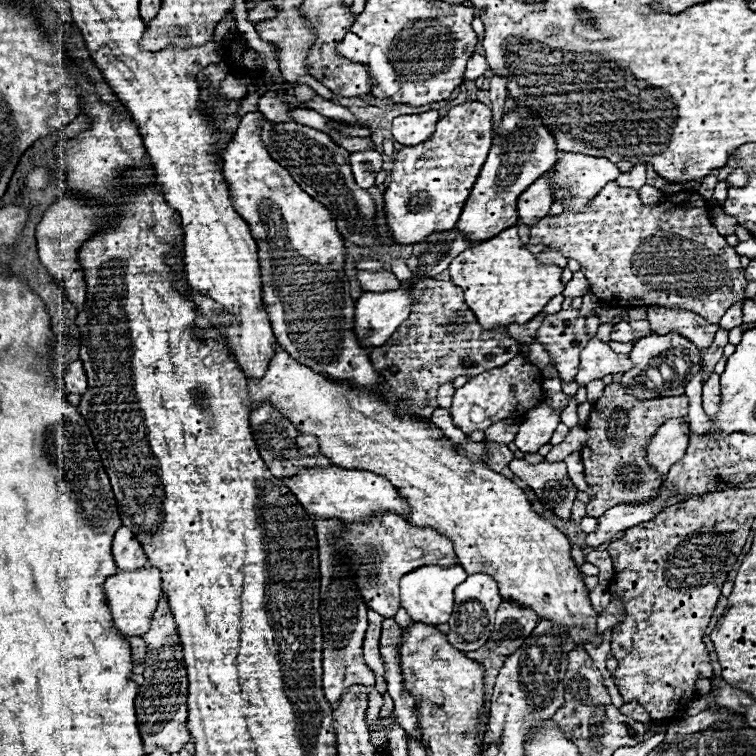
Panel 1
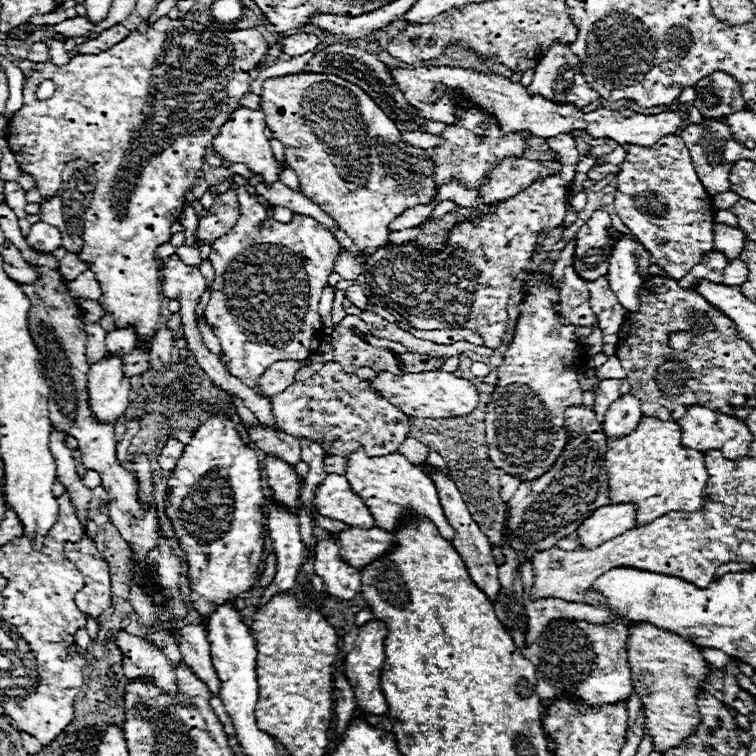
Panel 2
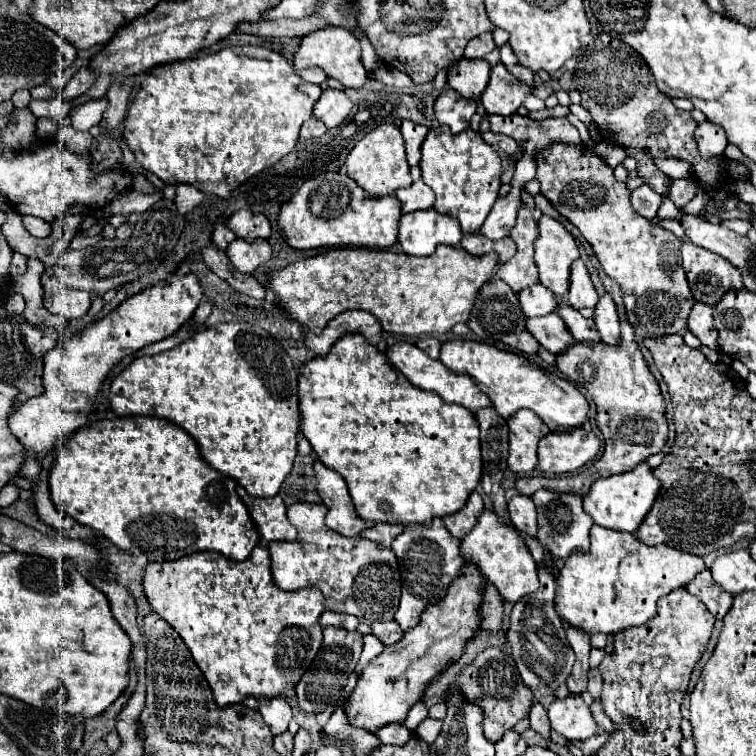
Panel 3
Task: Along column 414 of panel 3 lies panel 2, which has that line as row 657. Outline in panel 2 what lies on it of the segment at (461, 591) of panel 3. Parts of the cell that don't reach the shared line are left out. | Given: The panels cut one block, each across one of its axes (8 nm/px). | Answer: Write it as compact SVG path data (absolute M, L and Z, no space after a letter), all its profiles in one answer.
M652 624L630 626L630 636L626 640L626 656L632 672L634 692L642 698L644 708L644 732L652 738L656 752L666 752L700 724L700 712L696 708L696 696L700 682L706 678L710 664L702 658L696 644L690 640L664 632Z

